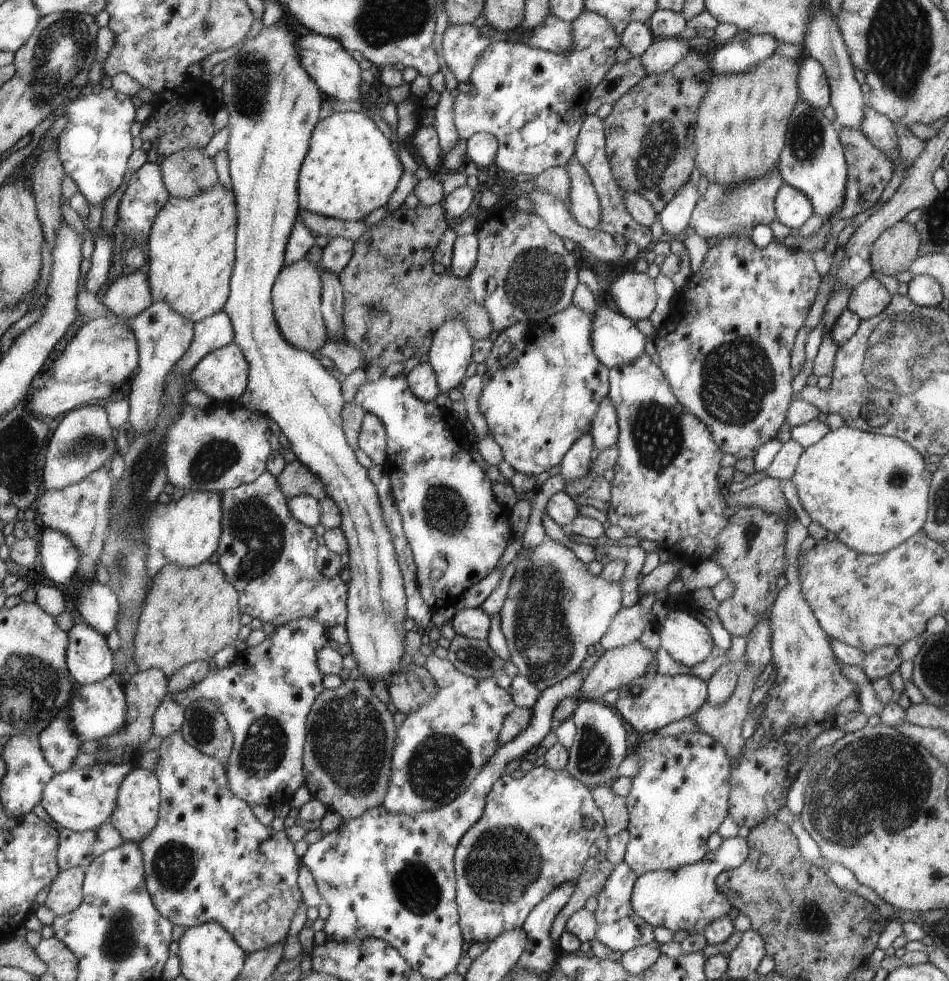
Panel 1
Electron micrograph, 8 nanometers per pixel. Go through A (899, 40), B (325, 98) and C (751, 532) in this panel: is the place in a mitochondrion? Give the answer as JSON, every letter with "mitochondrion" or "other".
{"A":"mitochondrion","B":"other","C":"mitochondrion"}

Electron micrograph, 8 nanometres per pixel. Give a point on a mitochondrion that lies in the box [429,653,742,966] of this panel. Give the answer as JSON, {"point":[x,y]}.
{"point":[500,866]}

